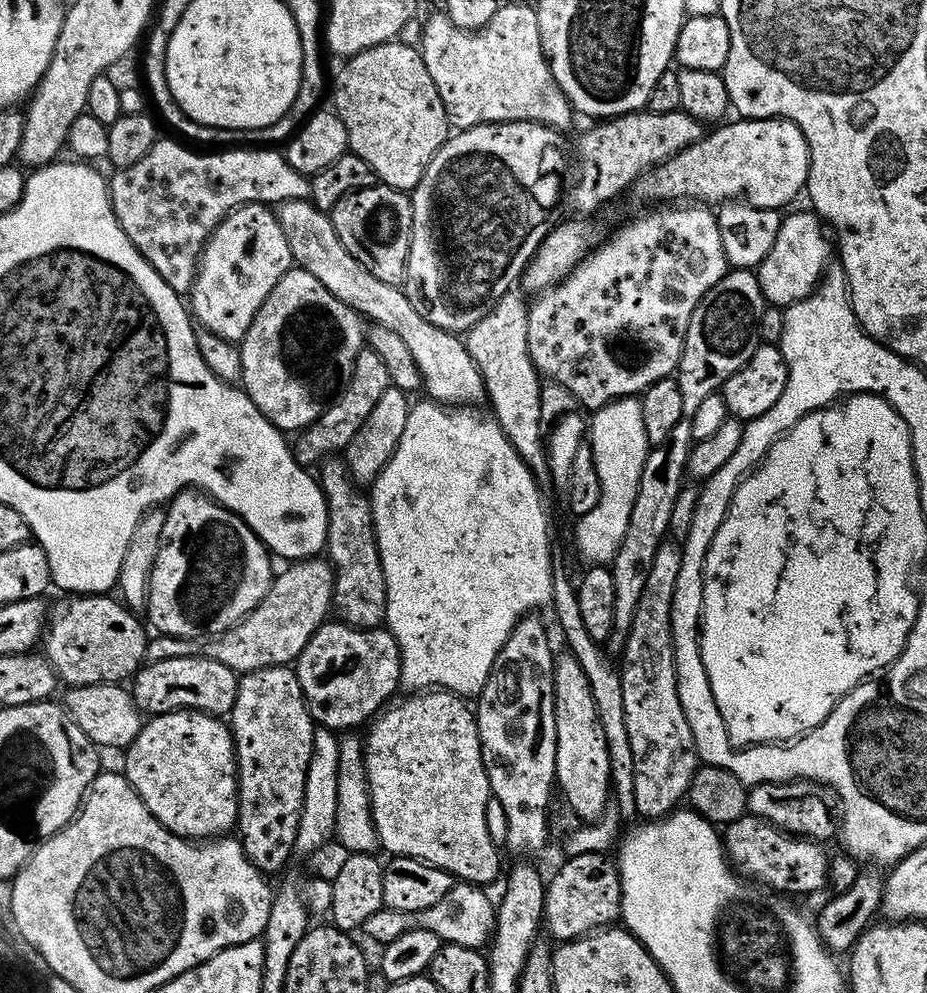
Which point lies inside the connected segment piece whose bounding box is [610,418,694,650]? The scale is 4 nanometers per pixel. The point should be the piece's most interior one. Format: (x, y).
(663, 477)

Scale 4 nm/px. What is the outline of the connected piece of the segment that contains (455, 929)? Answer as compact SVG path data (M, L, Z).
M460 882L450 890L450 894L446 894L446 898L442 898L442 902L430 906L430 910L395 912L384 907L381 912L374 914L374 918L370 918L364 923L363 935L374 938L387 946L394 943L396 937L412 932L415 928L421 928L422 930L430 930L432 934L438 934L438 938L444 944L457 944L477 950L483 949L493 939L498 911L494 900L491 900L484 892L487 891L483 887Z

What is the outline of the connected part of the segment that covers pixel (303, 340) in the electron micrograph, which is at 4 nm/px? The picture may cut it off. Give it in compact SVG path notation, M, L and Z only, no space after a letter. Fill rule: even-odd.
M293 267L274 286L270 298L258 310L254 318L254 326L246 334L246 338L239 345L242 356L242 370L244 377L242 387L249 398L262 410L262 414L274 427L285 434L303 433L311 424L316 424L322 414L339 397L340 393L352 383L352 375L358 362L358 354L366 348L365 321L346 302L334 298L314 274L303 268Z

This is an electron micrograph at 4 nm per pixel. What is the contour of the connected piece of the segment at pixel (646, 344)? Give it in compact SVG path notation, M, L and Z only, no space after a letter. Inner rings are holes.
M692 202L687 206L660 206L657 208L660 208L657 212L648 212L645 216L630 221L621 232L614 233L601 248L599 245L595 250L589 252L587 258L562 283L543 293L537 299L540 301L537 304L533 303L528 313L530 358L534 362L536 371L545 381L566 386L566 390L570 390L570 394L574 394L583 407L585 404L586 407L592 408L591 410L605 408L606 405L613 404L616 400L639 397L648 389L653 388L659 380L669 379L679 369L690 318L694 310L702 302L704 295L714 290L714 286L718 286L718 282L722 282L722 278L730 271L726 250L722 250L722 234L716 221L717 213L711 207Z

